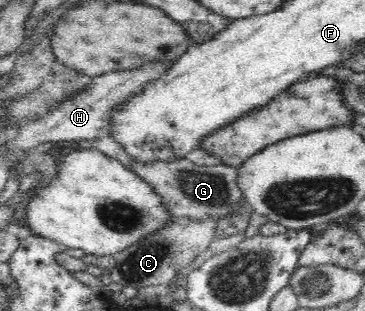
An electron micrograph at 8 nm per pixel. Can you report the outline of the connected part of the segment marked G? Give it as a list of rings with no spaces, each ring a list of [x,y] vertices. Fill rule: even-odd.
[[[188,158],[176,161],[152,161],[152,163],[140,163],[131,159],[132,171],[136,172],[142,180],[150,184],[156,190],[156,194],[162,198],[162,204],[171,218],[193,219],[202,221],[206,217],[226,217],[232,215],[242,201],[243,193],[237,182],[237,168],[227,166],[224,163],[211,166],[198,165]]]

